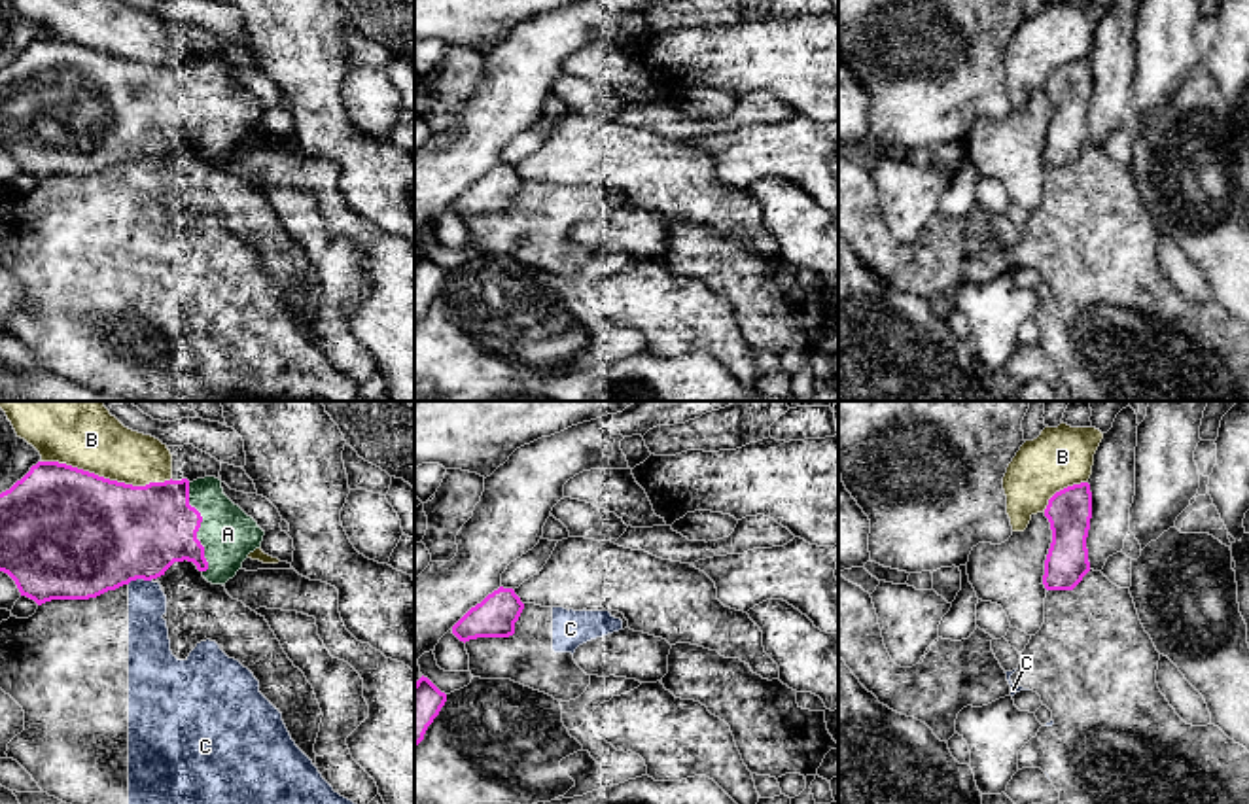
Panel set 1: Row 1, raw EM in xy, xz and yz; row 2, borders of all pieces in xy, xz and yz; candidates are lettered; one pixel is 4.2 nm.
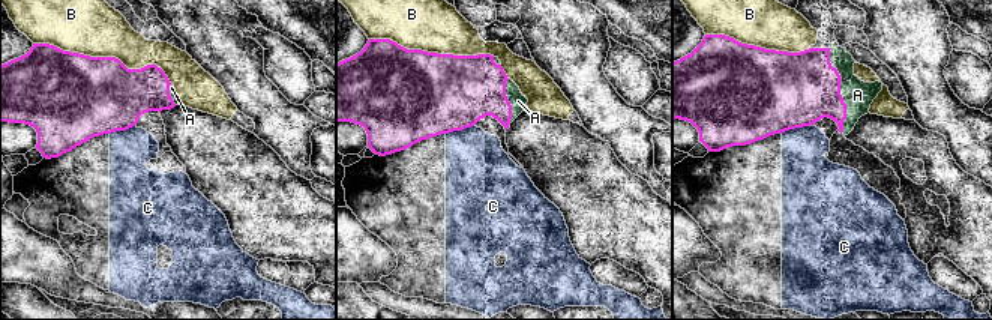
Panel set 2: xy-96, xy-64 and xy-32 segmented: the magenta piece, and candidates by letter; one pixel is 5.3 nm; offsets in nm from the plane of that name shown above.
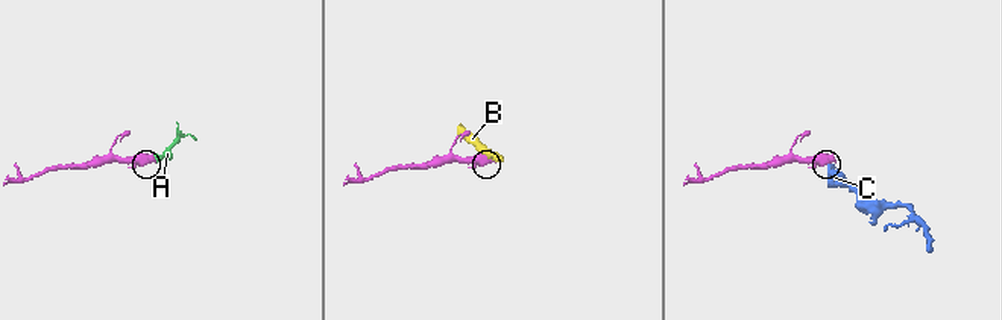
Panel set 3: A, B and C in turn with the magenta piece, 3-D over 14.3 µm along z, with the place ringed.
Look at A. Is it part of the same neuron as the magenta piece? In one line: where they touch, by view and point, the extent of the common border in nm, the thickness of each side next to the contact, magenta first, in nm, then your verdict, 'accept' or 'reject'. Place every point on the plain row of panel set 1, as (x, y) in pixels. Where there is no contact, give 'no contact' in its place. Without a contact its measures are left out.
meets magenta in xy at (199, 103); contact 400 nm long; 380 nm thick on the magenta side, 240 nm on the other; accept

